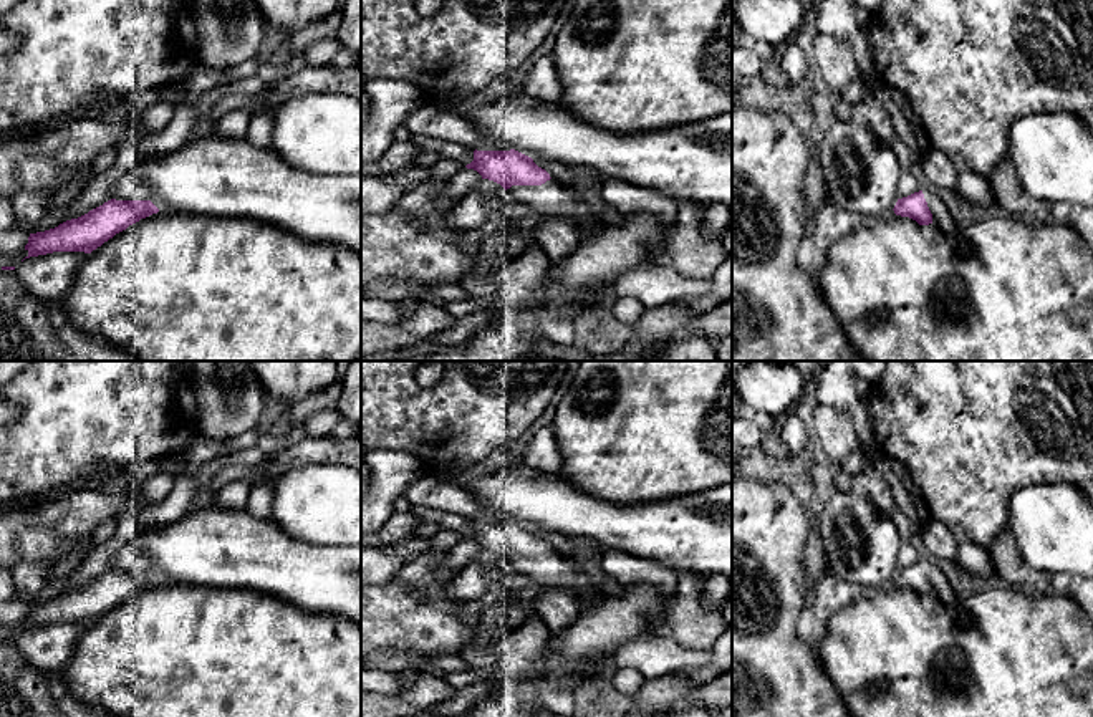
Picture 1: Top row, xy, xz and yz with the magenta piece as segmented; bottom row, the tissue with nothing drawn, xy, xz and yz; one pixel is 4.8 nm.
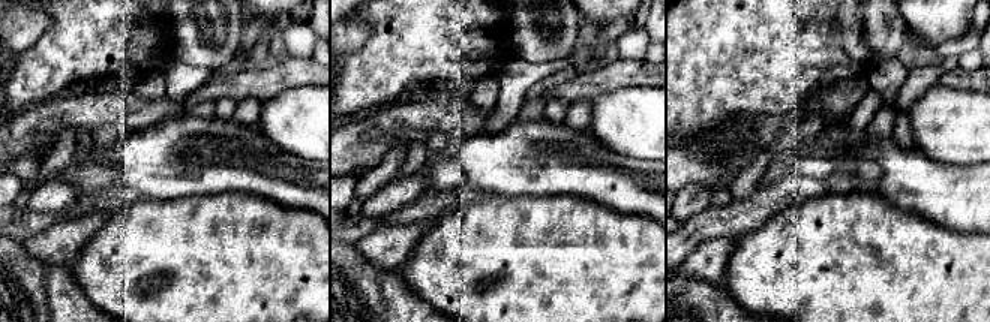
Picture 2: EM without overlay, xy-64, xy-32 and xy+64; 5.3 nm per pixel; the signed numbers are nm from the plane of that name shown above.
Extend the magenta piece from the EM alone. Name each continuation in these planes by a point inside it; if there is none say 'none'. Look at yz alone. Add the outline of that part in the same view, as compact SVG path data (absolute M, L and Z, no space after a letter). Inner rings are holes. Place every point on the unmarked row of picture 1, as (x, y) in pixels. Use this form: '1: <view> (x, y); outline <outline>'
1: yz (941, 588); outline M924 560L922 565L932 585L932 594L939 598L944 606L956 604L959 599L947 580L946 570L929 560Z

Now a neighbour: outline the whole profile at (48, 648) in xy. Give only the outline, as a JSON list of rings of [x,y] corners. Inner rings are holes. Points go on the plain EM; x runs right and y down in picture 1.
[[[53,623],[30,628],[15,638],[20,656],[35,669],[60,676],[89,624]]]

